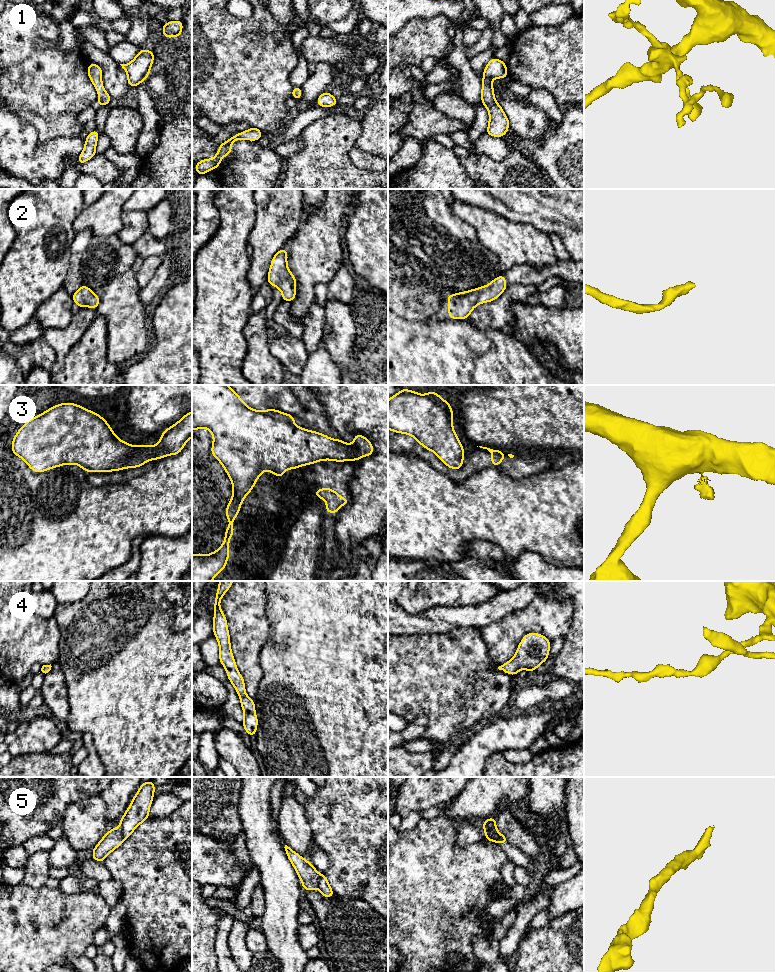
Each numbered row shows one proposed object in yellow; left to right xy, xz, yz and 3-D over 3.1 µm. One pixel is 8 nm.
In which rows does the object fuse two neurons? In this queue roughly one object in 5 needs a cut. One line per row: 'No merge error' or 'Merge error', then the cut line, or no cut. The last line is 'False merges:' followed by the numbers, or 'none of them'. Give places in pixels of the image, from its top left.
1: No merge error. No split
2: No merge error. No split
3: Merge error. Split along yz (464, 454), (462, 456)
4: No merge error. No split
5: Merge error. Split along yz (485, 832), (490, 833), (496, 841)
False merges: 3, 5

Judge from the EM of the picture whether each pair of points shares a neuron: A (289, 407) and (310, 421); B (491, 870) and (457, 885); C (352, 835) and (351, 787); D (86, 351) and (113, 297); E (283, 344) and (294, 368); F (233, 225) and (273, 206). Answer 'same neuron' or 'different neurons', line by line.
A: different neurons
B: same neuron
C: same neuron
D: different neurons
E: same neuron
F: different neurons

